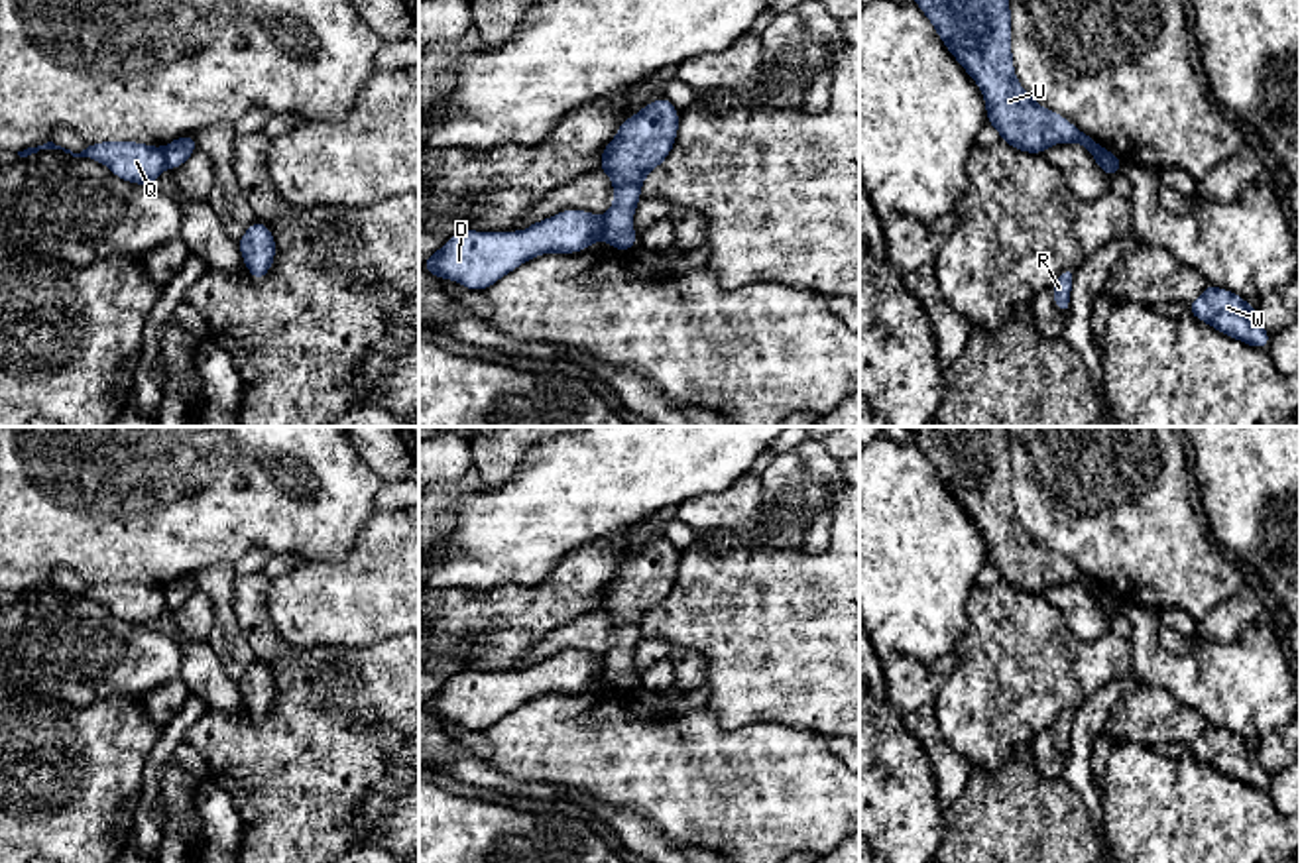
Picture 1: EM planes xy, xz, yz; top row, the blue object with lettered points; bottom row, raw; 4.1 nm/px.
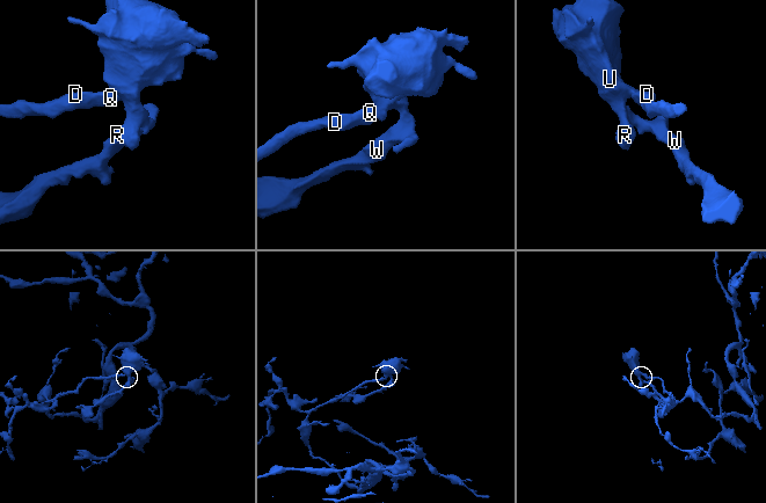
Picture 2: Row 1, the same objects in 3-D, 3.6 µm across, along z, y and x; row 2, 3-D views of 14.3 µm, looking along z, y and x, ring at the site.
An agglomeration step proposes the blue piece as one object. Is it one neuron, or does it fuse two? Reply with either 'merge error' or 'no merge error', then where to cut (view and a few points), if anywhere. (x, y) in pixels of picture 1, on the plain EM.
merge error | xy (160, 588), (168, 606)

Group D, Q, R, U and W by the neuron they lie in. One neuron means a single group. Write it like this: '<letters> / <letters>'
D Q / R U W

